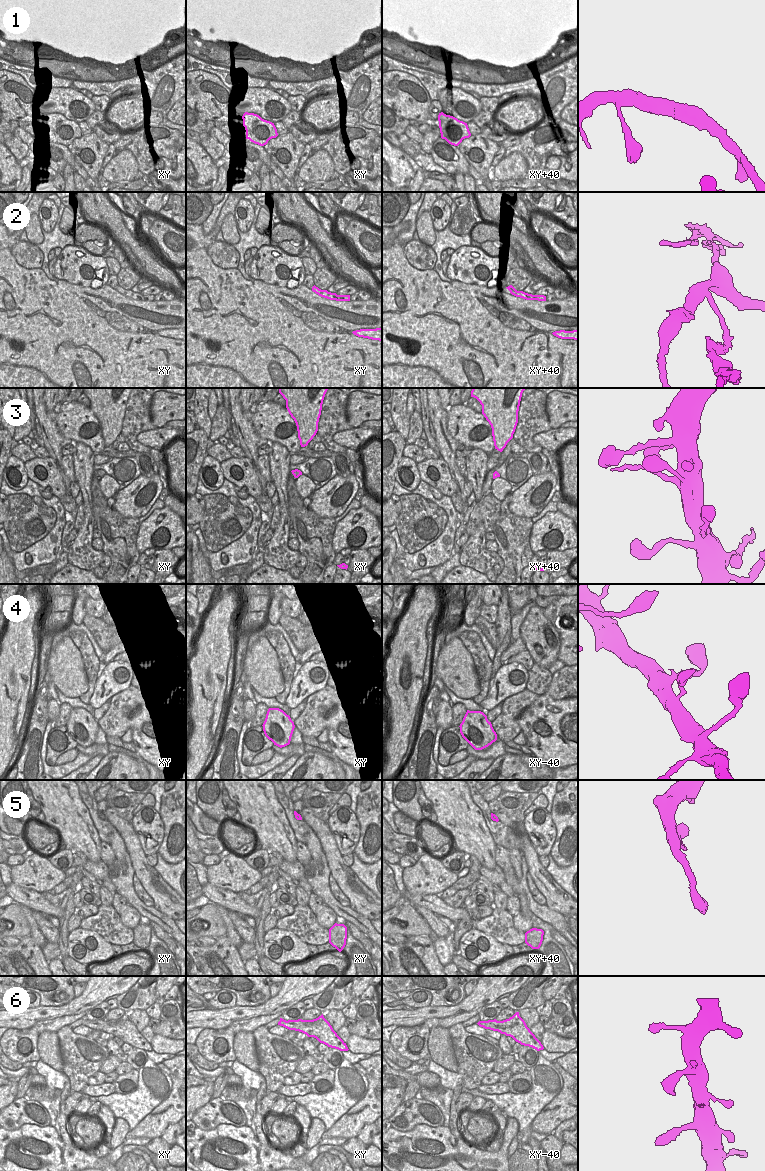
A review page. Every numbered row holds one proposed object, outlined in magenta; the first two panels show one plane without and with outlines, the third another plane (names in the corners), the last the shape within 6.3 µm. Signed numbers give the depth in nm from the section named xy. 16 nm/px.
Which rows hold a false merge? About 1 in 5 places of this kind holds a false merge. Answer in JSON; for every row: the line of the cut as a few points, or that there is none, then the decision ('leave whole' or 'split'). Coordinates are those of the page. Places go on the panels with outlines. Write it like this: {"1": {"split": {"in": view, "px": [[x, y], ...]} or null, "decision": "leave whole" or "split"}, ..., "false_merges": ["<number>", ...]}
{"1": {"split": null, "decision": "leave whole"}, "2": {"split": {"in": "xy", "px": [[337, 295], [342, 300]]}, "decision": "split"}, "3": {"split": null, "decision": "leave whole"}, "4": {"split": null, "decision": "leave whole"}, "5": {"split": null, "decision": "leave whole"}, "6": {"split": null, "decision": "leave whole"}, "false_merges": ["2"]}

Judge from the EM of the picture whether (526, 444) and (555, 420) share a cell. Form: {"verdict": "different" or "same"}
{"verdict": "different"}

